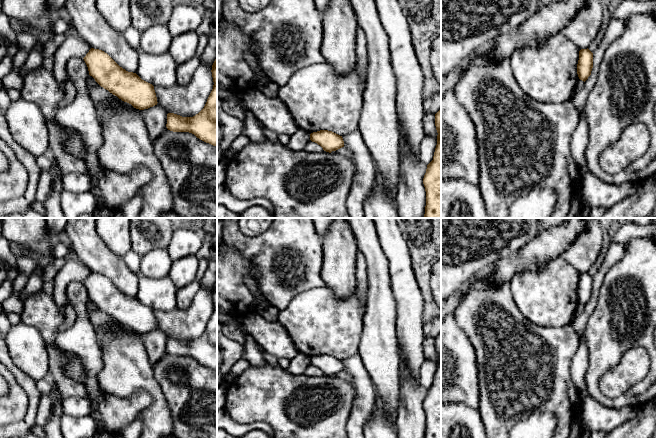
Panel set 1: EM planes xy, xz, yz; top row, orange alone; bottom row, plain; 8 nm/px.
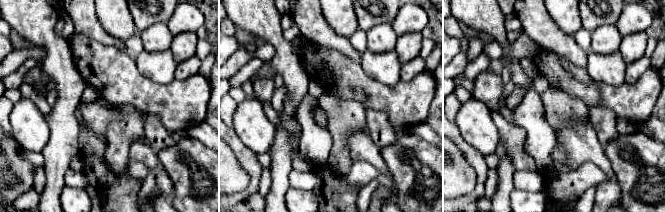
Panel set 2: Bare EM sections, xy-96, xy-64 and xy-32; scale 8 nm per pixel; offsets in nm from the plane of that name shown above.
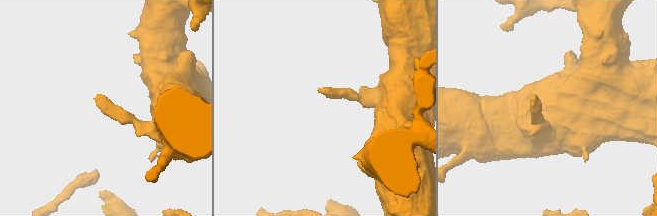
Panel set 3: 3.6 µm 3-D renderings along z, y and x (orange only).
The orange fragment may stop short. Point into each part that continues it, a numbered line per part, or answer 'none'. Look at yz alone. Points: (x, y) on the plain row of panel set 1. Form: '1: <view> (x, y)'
none

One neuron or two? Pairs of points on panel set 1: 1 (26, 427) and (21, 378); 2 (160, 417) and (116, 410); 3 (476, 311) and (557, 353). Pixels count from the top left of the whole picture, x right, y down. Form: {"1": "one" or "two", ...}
{"1": "one", "2": "two", "3": "one"}

